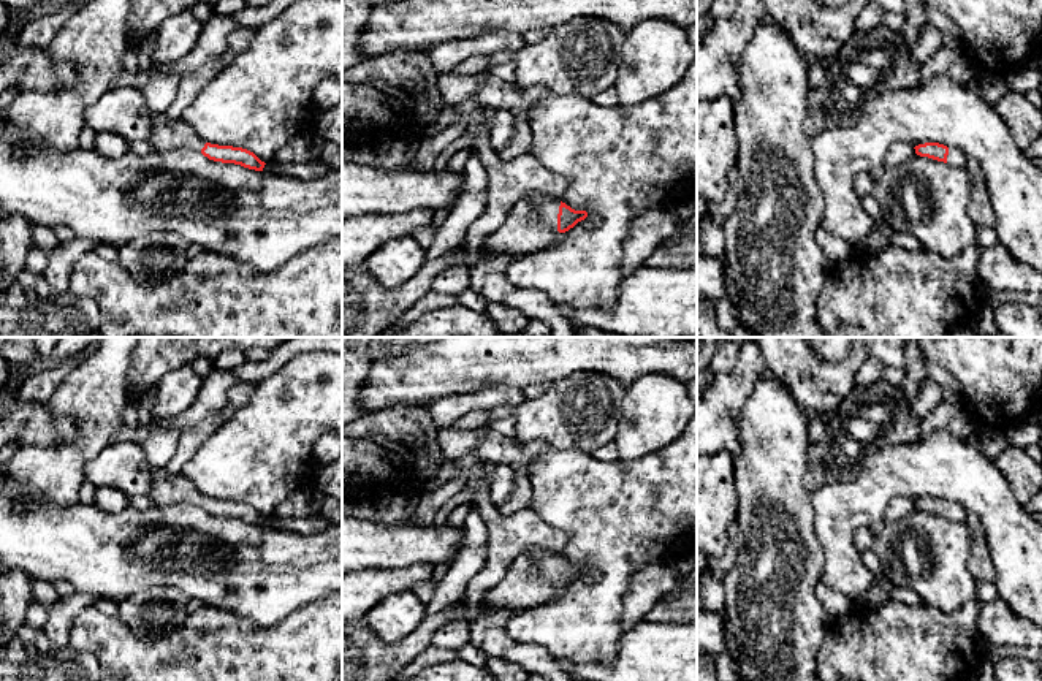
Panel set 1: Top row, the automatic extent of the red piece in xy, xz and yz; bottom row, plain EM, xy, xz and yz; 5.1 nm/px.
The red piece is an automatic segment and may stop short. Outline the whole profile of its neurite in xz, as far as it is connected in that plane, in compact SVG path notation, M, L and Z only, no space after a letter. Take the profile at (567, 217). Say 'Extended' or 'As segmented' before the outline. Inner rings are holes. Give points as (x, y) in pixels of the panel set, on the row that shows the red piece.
Extended. M545 193L538 198L526 195L511 206L504 223L486 238L483 247L489 257L537 252L586 217L586 211L575 211Z

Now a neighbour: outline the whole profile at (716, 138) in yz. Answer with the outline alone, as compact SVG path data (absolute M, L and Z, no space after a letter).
M722 95L697 101L697 195L721 203L728 192L728 173L736 166L738 139L733 100Z

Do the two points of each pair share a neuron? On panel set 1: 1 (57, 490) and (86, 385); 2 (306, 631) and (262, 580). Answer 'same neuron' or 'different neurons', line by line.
1: same neuron
2: different neurons

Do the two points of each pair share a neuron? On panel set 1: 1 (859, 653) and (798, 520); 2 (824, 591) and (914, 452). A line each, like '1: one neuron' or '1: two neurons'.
1: two neurons
2: two neurons

